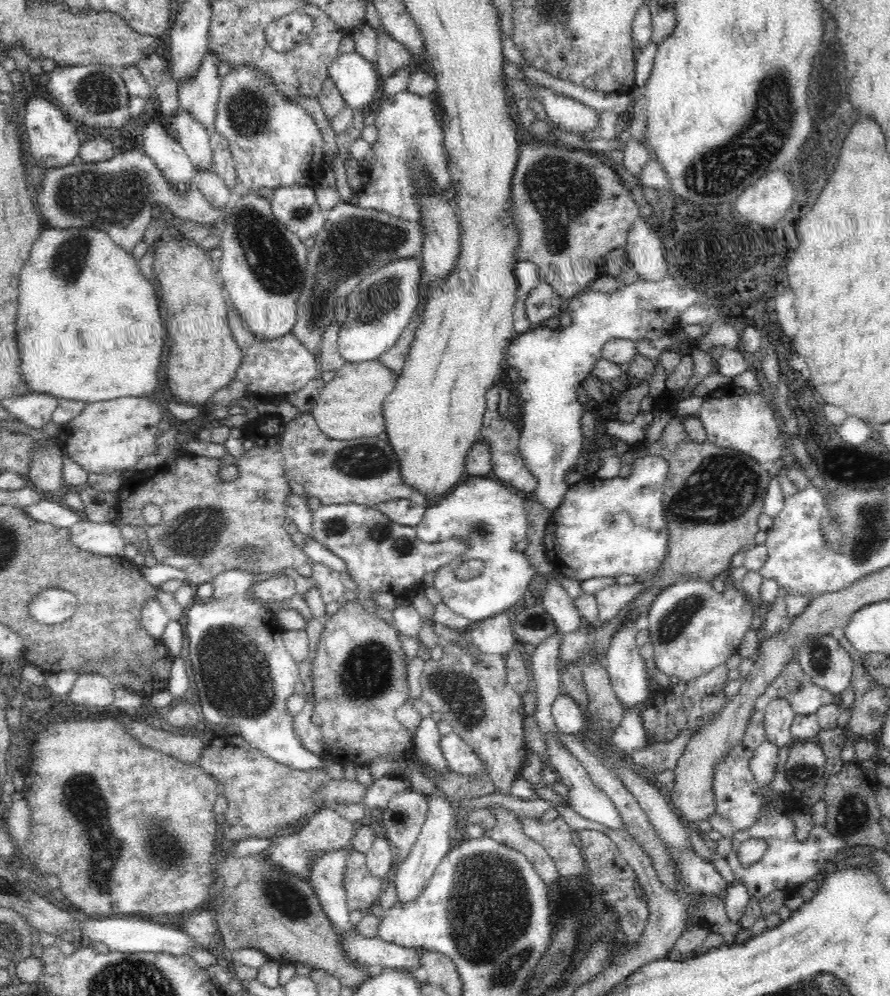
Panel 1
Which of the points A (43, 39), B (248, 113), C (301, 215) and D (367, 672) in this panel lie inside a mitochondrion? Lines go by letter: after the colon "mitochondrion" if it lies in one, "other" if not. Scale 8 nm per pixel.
A: other
B: mitochondrion
C: mitochondrion
D: mitochondrion

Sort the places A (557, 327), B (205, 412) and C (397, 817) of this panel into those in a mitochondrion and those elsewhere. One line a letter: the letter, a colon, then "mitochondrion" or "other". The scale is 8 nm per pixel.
A: other
B: other
C: other

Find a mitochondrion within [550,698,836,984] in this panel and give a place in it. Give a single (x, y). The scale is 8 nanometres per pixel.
(804, 774)

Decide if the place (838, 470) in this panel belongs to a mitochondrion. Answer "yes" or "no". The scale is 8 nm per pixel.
no

